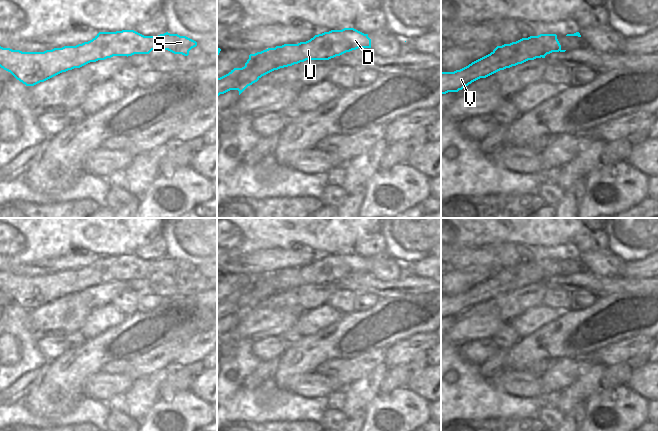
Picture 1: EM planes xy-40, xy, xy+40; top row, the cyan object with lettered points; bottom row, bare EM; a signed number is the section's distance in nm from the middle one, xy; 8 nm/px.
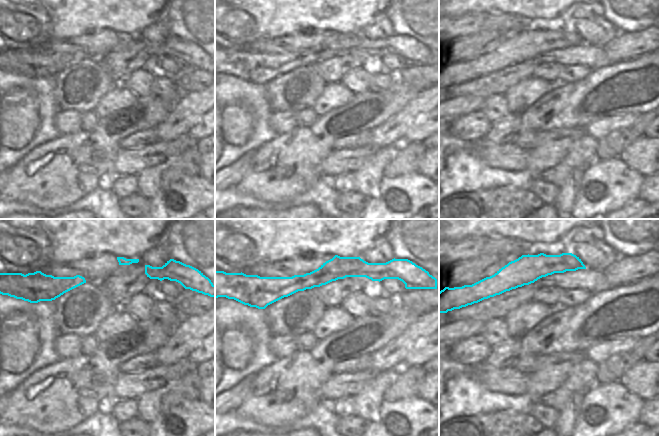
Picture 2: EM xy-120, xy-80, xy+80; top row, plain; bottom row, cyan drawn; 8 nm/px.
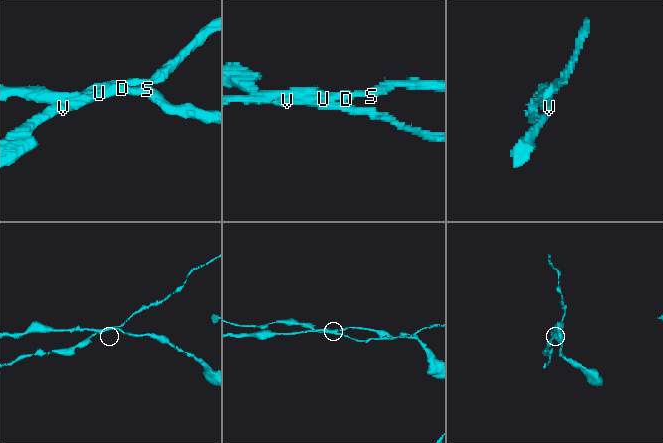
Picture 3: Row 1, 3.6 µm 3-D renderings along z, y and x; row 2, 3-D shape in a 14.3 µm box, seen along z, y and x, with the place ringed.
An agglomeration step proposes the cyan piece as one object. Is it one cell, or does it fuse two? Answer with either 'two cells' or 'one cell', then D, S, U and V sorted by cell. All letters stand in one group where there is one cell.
two cells; D S U / V

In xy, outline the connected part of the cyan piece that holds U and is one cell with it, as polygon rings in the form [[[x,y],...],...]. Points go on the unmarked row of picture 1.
[[[354,252],[331,254],[306,266],[276,270],[283,291],[306,284],[329,284],[358,272],[371,272],[371,263]]]

